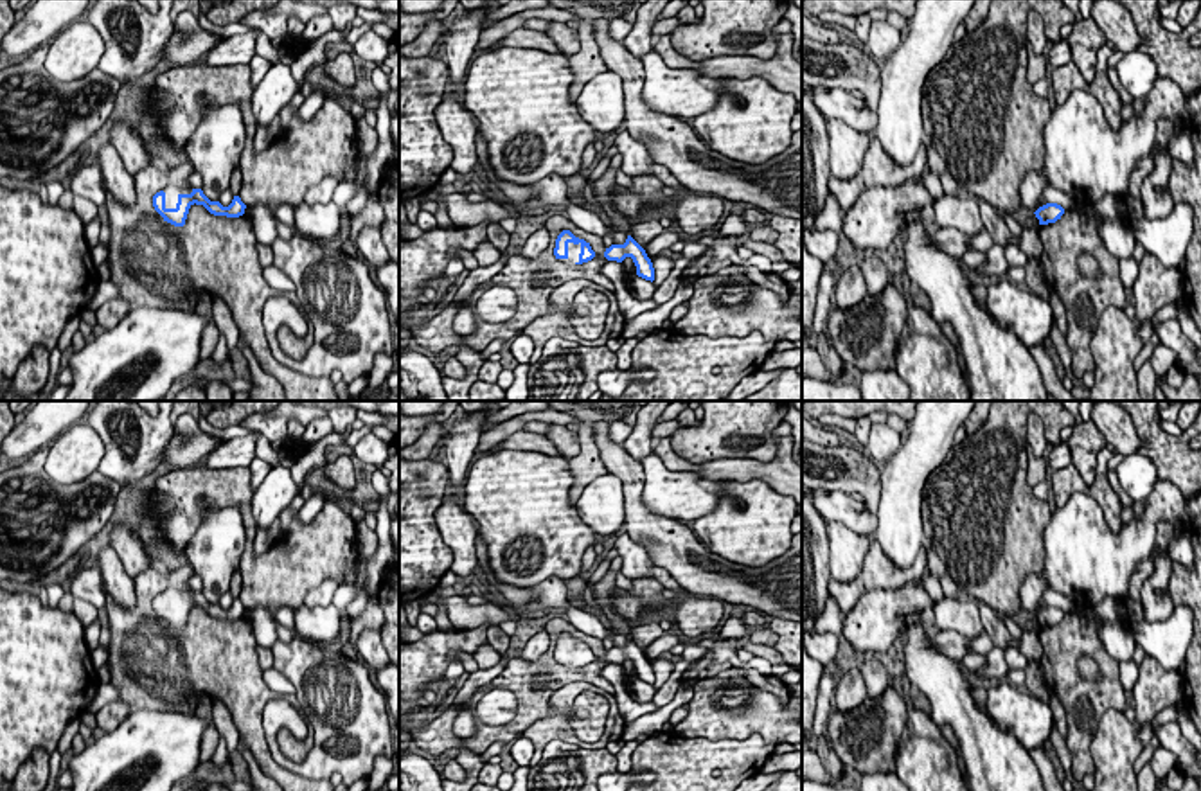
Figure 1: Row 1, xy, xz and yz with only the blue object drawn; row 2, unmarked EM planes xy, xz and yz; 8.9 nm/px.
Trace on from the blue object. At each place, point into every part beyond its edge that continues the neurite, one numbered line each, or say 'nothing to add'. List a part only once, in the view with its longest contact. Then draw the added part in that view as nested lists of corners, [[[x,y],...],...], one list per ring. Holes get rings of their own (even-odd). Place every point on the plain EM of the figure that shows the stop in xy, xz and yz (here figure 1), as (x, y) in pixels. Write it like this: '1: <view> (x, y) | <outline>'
1: xz (574, 653) | [[[568,645],[568,660],[557,662],[557,663],[561,663],[565,667],[575,667],[575,665],[579,665],[579,656],[581,656],[581,645],[579,647]]]

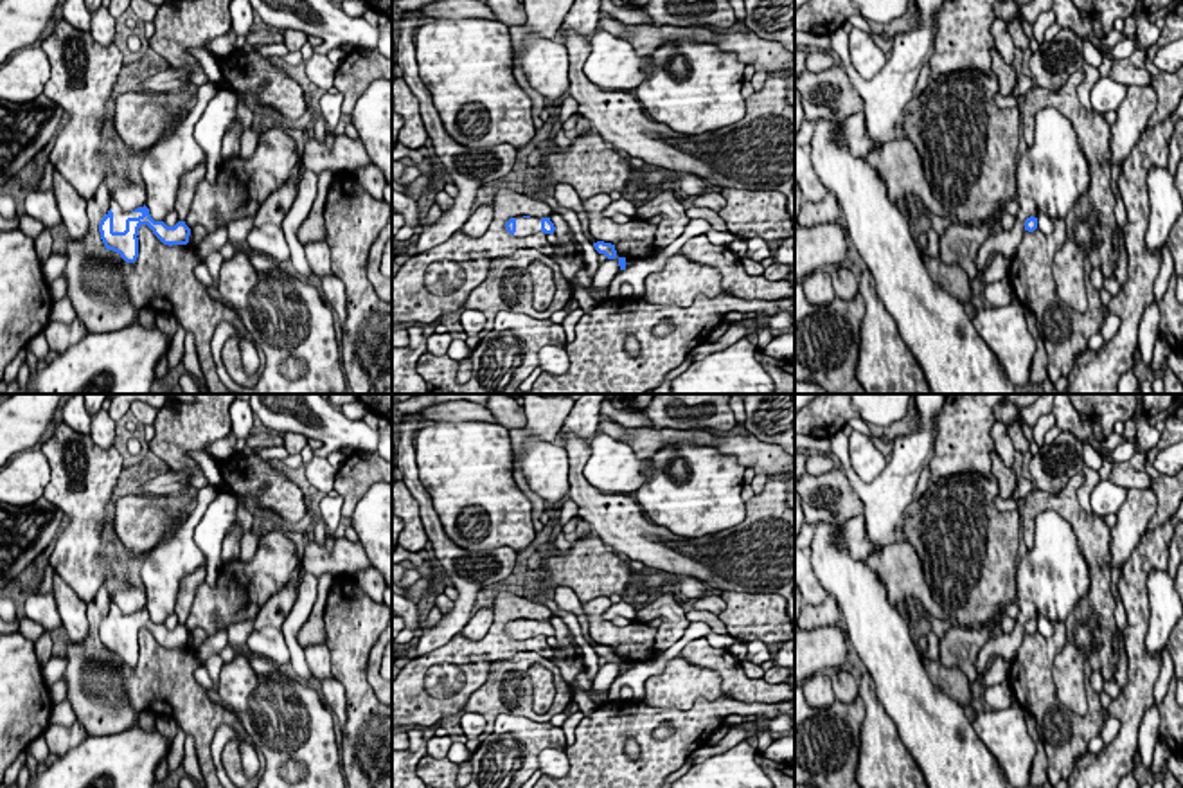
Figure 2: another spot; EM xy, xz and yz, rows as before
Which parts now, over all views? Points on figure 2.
1: xy (119, 619) | [[[110,603],[110,612],[113,615],[113,635],[124,635],[128,621],[142,619],[142,615],[122,613],[120,608],[115,603]]]

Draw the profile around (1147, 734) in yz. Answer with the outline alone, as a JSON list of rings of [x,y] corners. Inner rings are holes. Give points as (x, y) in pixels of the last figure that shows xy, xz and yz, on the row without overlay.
[[[1154,703],[1143,716],[1140,729],[1138,729],[1138,752],[1142,765],[1149,770],[1154,757],[1154,747],[1160,738],[1160,711]]]

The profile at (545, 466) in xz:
[[[527,437],[516,461],[529,488],[550,506],[570,491],[570,461],[563,444]]]

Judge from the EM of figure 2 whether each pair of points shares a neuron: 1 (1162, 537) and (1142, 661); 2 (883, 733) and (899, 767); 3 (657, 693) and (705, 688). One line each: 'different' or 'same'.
1: same
2: same
3: same

